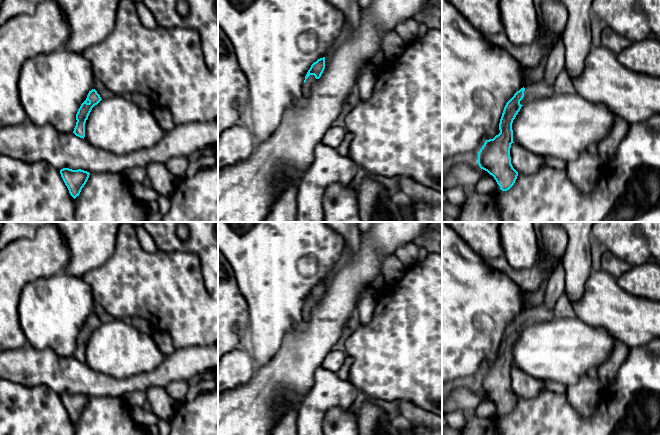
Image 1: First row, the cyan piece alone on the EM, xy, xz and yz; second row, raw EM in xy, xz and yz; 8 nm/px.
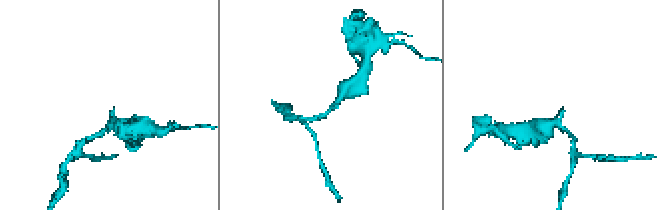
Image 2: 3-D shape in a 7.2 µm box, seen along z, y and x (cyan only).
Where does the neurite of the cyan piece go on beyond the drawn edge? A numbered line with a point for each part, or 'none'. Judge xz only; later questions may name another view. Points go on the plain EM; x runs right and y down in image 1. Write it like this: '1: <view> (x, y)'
1: xz (310, 304)

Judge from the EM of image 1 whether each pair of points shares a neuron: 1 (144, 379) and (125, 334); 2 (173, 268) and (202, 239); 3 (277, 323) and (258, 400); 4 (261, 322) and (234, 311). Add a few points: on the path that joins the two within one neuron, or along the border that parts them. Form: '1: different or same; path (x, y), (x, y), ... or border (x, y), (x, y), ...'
1: different; border (162, 361), (150, 371), (119, 379)
2: different; border (165, 252), (193, 252), (199, 259), (202, 272)
3: different; border (282, 343), (276, 354), (264, 365), (256, 369)
4: different; border (242, 295), (247, 304), (249, 328)

